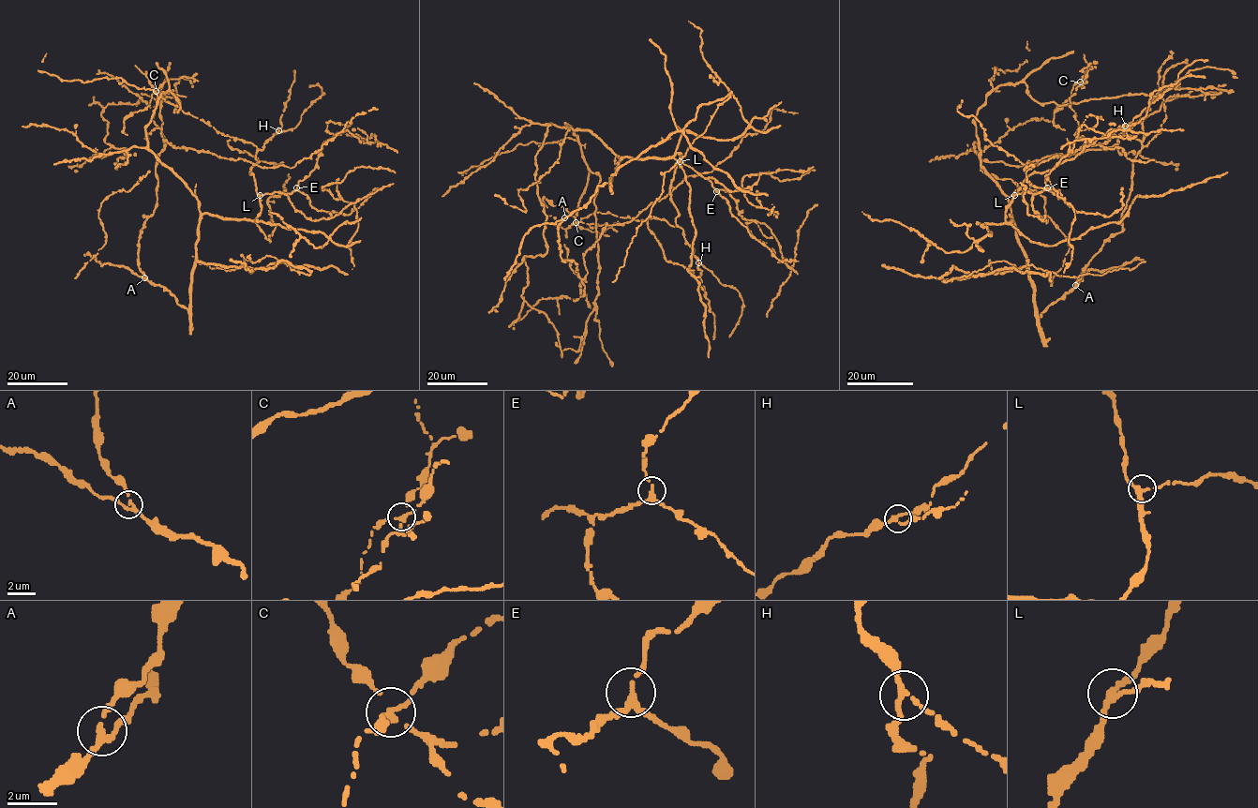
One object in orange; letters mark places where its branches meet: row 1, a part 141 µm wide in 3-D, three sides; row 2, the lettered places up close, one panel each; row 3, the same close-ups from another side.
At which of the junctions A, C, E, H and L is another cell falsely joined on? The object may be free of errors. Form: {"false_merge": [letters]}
{"false_merge": []}

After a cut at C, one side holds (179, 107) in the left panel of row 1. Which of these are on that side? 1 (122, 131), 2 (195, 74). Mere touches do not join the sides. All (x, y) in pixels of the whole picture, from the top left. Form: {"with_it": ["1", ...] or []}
{"with_it": []}

